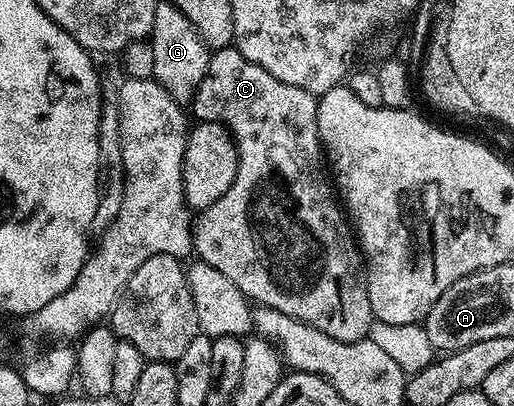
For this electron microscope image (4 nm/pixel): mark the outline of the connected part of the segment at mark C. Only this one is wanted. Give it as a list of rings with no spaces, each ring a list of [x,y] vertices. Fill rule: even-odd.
[[[235,45],[213,50],[209,54],[208,71],[192,95],[190,111],[193,111],[191,111],[193,116],[197,115],[195,117],[197,120],[205,123],[221,123],[223,127],[228,128],[228,134],[232,136],[236,145],[236,176],[230,189],[220,191],[216,195],[214,205],[203,208],[195,216],[192,245],[199,262],[214,265],[214,269],[218,269],[218,273],[226,273],[226,277],[230,277],[230,281],[234,281],[234,285],[238,285],[240,292],[253,304],[261,303],[262,306],[268,307],[269,312],[284,313],[286,317],[297,319],[306,325],[314,325],[314,329],[322,329],[322,333],[326,333],[338,341],[353,343],[359,339],[369,338],[374,320],[368,296],[366,267],[362,262],[362,252],[358,246],[357,236],[334,194],[334,187],[326,174],[325,164],[324,167],[320,164],[322,144],[316,120],[317,102],[317,96],[306,93],[306,89],[298,89],[298,85],[286,85],[286,81],[278,81],[278,77],[270,77],[270,73],[266,73],[266,69],[262,69],[262,65],[254,65],[254,61],[246,61],[246,57],[242,57],[242,53]]]

